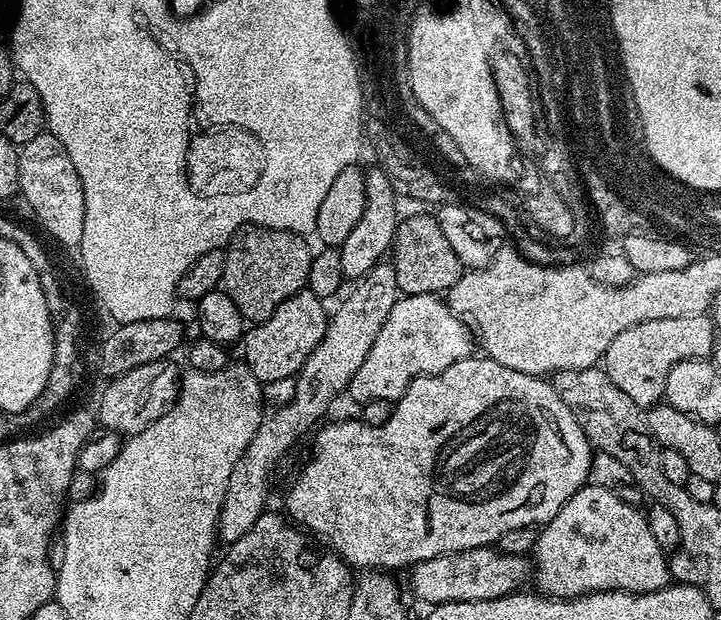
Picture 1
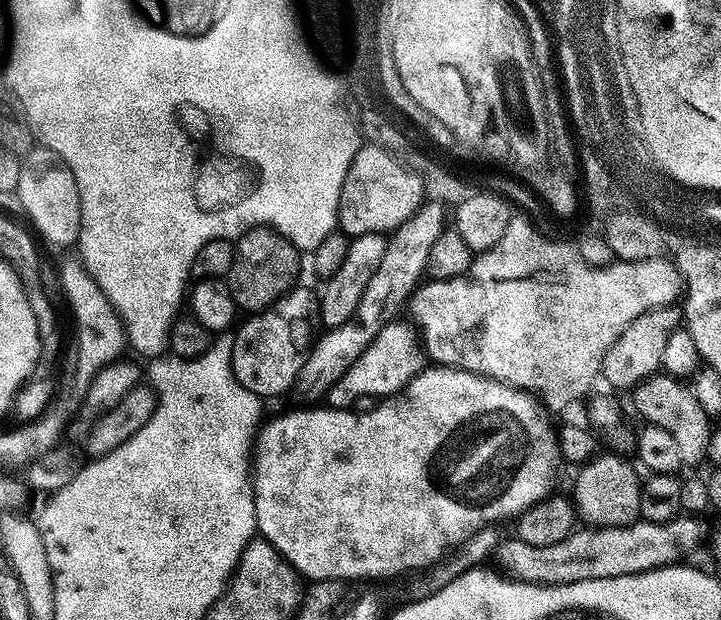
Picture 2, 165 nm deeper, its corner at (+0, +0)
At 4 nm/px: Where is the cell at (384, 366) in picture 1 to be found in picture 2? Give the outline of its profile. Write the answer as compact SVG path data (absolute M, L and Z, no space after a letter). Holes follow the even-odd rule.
M385 323L377 337L362 351L361 356L345 370L340 380L328 389L326 399L331 407L351 409L355 398L361 397L362 394L374 395L377 398L394 396L421 372L424 364L422 352L413 329L405 324Z

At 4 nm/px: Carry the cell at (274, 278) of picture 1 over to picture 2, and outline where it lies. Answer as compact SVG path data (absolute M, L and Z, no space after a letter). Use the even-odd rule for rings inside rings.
M251 228L240 235L235 245L234 262L226 283L237 309L244 311L245 308L248 314L262 312L297 283L296 271L300 268L302 256L282 234L272 228Z

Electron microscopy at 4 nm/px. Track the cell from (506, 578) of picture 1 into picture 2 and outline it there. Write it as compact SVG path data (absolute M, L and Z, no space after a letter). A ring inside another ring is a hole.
M681 514L675 520L666 522L650 522L635 519L631 524L618 526L580 526L562 542L554 542L554 546L530 546L519 538L505 539L498 549L498 557L510 568L515 575L532 584L569 584L570 582L586 582L594 578L618 578L639 572L649 572L655 568L671 568L679 565L691 552L700 548L704 540L703 519L692 514Z

